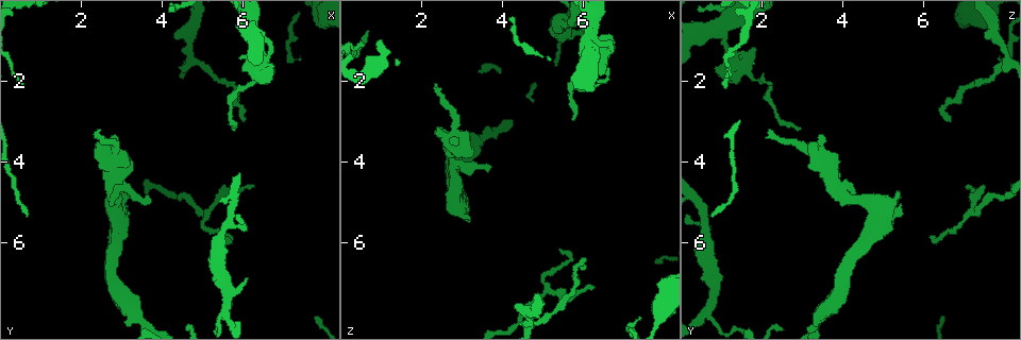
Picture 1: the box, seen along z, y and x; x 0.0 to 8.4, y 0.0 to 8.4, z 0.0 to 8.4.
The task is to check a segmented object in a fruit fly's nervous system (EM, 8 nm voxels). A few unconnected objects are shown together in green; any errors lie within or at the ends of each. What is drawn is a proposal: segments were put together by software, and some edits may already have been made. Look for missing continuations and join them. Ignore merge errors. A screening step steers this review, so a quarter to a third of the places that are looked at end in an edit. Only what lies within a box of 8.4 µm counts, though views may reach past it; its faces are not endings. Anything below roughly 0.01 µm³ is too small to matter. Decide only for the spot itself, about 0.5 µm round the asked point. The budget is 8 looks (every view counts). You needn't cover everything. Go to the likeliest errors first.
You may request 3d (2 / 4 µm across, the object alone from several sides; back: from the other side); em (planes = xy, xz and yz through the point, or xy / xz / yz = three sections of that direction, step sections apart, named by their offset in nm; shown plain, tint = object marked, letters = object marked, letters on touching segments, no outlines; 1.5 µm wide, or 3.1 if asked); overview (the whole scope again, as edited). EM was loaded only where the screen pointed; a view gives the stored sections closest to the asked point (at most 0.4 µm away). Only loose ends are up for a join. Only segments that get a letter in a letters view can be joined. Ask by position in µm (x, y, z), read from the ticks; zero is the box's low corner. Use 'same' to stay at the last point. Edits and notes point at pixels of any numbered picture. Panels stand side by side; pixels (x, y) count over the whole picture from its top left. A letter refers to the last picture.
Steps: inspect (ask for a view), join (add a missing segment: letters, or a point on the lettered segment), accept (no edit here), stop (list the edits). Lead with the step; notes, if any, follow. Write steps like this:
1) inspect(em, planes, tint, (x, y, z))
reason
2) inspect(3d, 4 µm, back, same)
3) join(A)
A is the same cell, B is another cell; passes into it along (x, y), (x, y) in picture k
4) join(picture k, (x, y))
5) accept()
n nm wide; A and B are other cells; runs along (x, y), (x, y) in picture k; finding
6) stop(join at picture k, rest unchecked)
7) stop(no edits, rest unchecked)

inspect(em, planes, plain, (6.00, 3.00, 6.60))
free end

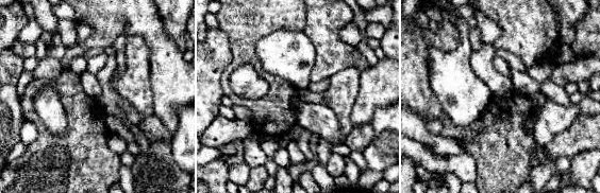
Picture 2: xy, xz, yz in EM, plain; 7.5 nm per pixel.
inspect(em, planes, letters, same)

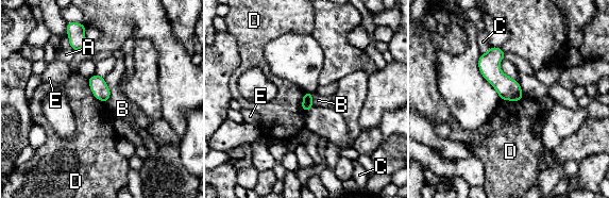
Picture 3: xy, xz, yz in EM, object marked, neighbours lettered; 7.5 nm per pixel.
accept()
A, B, C, D and E are other cells; border along (87, 79), (91, 93), (104, 102) in picture 3; no lettered segment goes on from it

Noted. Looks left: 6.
inspect(em, planes, letters, (2.40, 3.40, 2.15))
tapers out

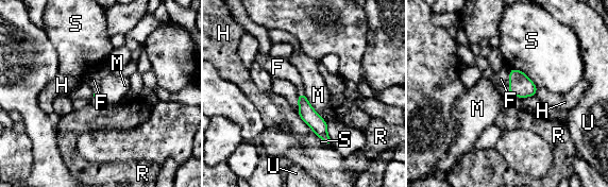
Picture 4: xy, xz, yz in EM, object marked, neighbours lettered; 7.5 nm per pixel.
join(F)
F is the same cell, H, M, R, S and U are other cells; passes into it along (521, 85), (510, 85), (501, 79) in picture 4; it goes on there

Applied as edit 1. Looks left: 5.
inspect(em, yz, step 4, tint, (5.40, 5.90, 6.15))
thin end

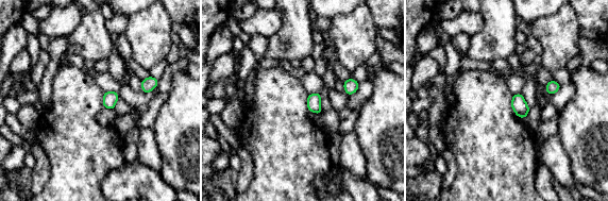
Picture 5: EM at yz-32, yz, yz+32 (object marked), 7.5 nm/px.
inspect(em, xz, step 4, letters, same)
cut it another way

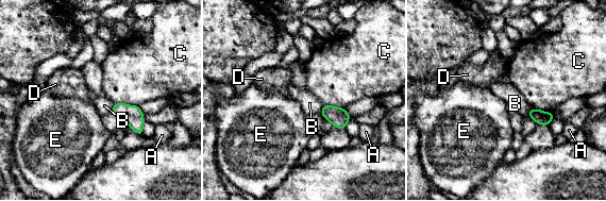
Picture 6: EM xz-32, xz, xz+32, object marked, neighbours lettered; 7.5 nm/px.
accept()
A, B, C, D and E are other cells; border along (323, 105), (320, 114) in picture 6; no lettered segment goes on from it

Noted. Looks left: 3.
stop(join at picture 4, rest unchecked)

